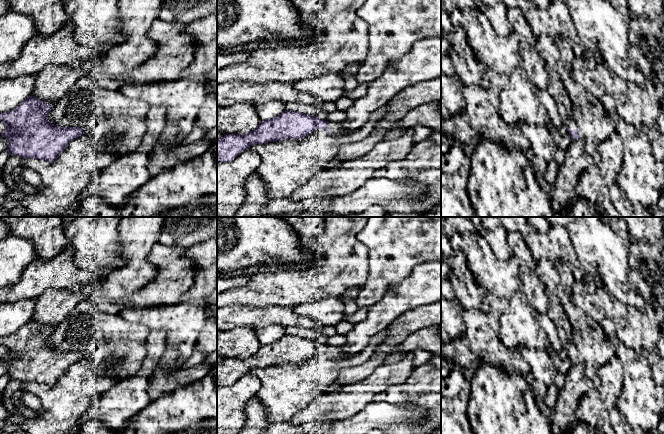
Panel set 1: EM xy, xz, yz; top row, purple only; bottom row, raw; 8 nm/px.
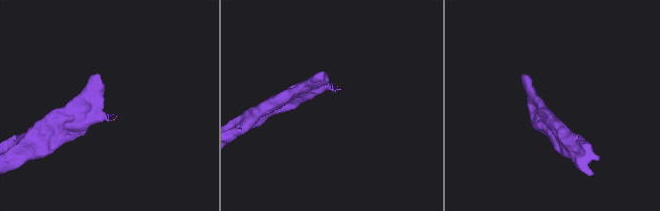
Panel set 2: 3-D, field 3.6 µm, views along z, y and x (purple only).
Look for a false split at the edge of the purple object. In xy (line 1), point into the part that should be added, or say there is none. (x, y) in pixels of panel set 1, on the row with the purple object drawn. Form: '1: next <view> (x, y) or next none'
1: next none

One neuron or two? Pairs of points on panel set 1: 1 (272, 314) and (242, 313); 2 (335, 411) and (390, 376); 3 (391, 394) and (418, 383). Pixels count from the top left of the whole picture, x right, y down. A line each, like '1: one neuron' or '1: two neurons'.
1: one neuron
2: one neuron
3: one neuron

